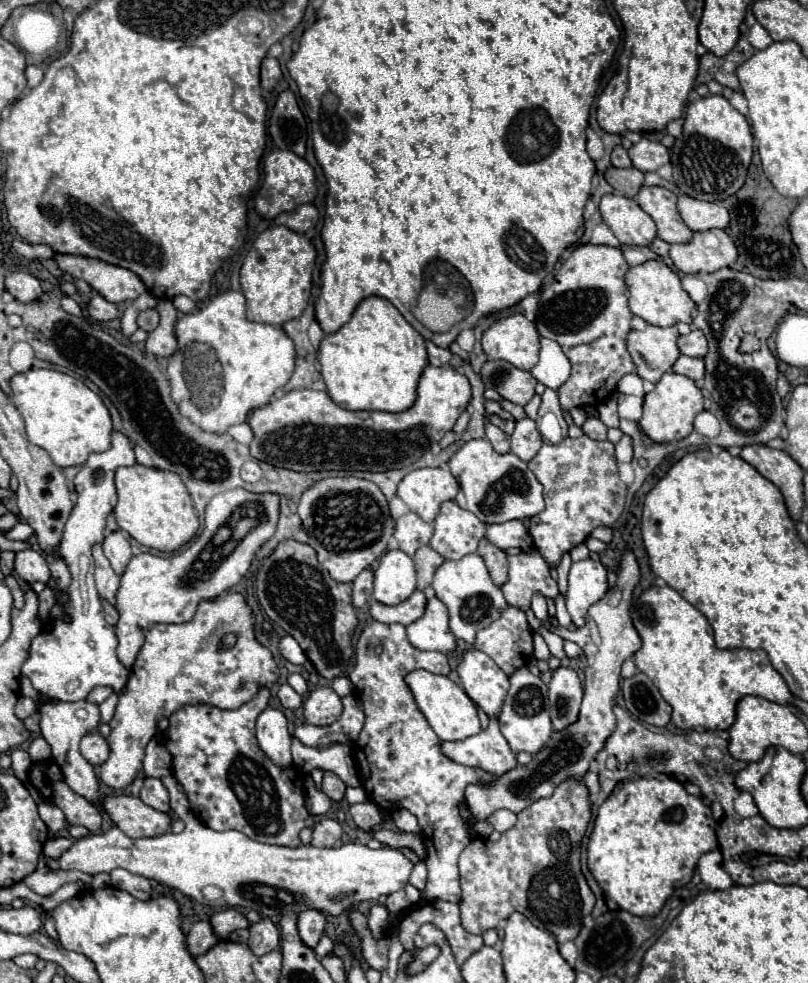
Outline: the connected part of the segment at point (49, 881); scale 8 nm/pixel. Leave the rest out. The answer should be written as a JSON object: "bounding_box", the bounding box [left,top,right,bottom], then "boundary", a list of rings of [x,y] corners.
{"bounding_box":[24,854,92,896],"boundary":[[[44,854],[40,856],[40,862],[36,866],[38,870],[34,870],[30,876],[24,878],[24,884],[34,890],[36,894],[40,896],[50,896],[54,894],[60,886],[68,884],[68,882],[82,882],[86,890],[92,890],[90,882],[92,882],[92,876],[86,874],[86,872],[80,872],[80,870],[58,870],[58,872],[52,872],[44,866]]]}

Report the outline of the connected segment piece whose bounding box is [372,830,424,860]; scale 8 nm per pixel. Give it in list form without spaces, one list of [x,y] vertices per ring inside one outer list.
[[[376,830],[376,832],[372,832],[372,836],[376,840],[380,840],[382,844],[390,846],[390,848],[408,848],[418,856],[418,860],[424,860],[424,842],[422,842],[420,834],[394,832],[394,830]]]

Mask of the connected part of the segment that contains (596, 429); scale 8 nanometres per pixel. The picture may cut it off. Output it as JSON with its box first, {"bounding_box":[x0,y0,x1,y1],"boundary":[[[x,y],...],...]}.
{"bounding_box":[582,416,608,440],"boundary":[[[592,416],[584,422],[582,430],[584,430],[584,434],[586,434],[588,438],[592,438],[592,440],[606,440],[606,432],[608,432],[608,428],[606,428],[598,418],[592,418]]]}

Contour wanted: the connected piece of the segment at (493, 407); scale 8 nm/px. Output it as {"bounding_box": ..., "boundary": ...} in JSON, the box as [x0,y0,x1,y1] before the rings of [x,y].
{"bounding_box":[484,400,512,420],"boundary":[[[486,400],[484,402],[484,408],[486,408],[486,418],[488,416],[492,416],[492,414],[496,414],[496,416],[500,416],[500,418],[504,418],[504,420],[508,420],[508,418],[512,418],[508,412],[504,412],[504,408],[500,408],[500,404],[498,402],[494,402],[494,400]]]}

